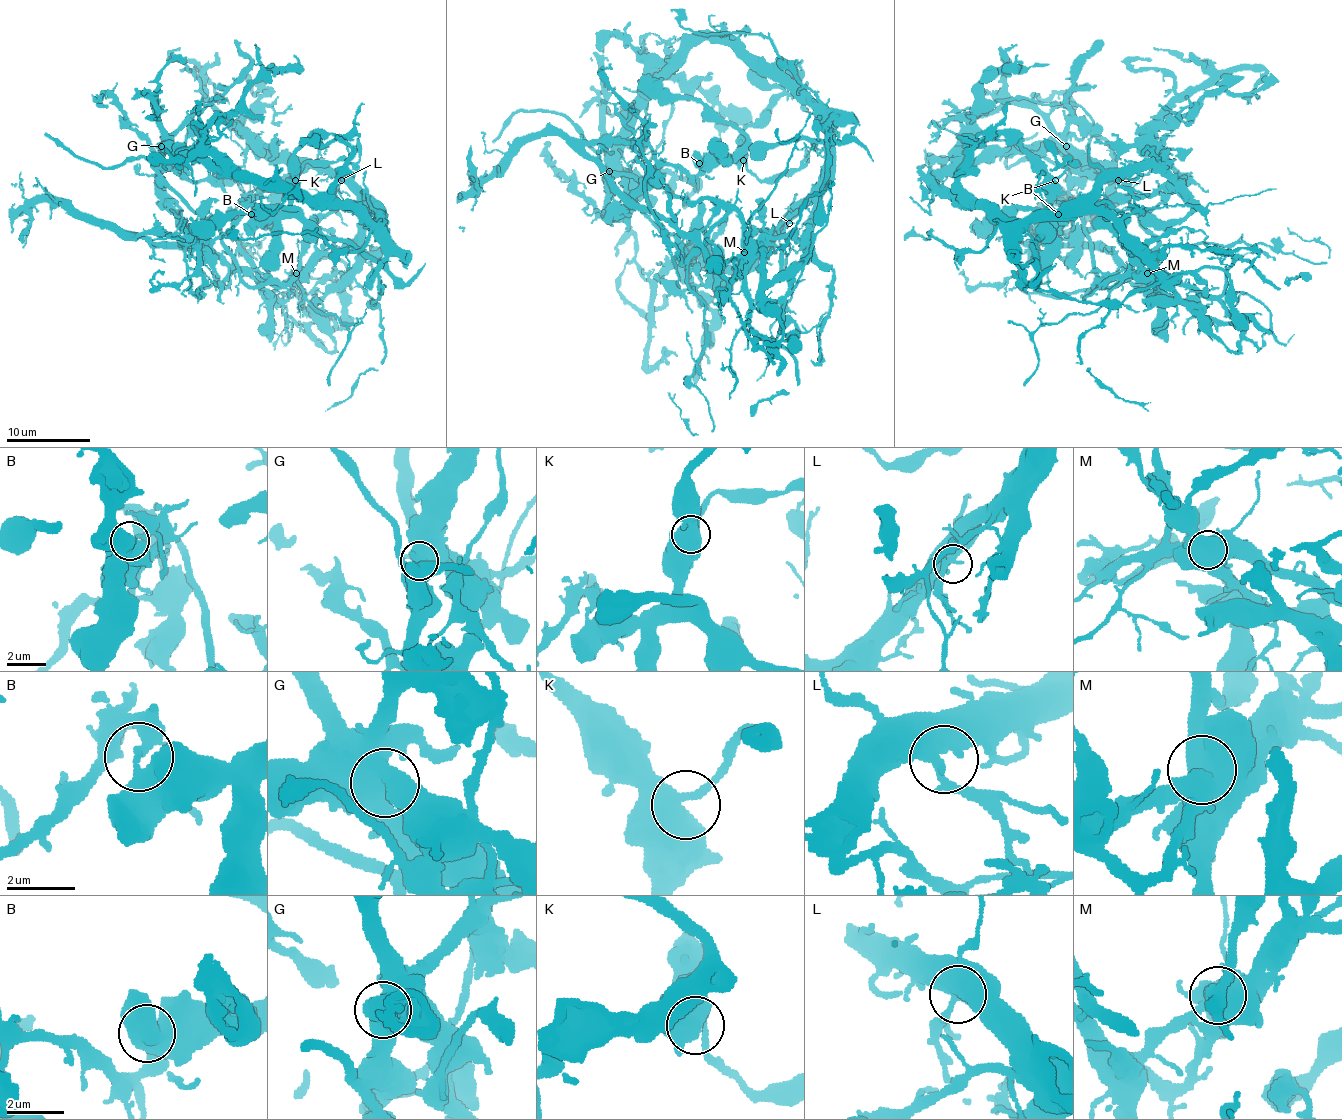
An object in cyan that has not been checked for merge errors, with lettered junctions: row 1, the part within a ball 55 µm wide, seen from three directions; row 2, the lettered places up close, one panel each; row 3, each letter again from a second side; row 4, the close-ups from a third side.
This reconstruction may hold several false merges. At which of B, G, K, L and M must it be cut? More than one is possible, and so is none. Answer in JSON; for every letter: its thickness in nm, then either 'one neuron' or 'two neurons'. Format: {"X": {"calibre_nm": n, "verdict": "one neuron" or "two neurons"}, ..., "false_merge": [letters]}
{"B": {"calibre_nm": 340, "verdict": "two neurons"}, "G": {"calibre_nm": 650, "verdict": "one neuron"}, "K": {"calibre_nm": 550, "verdict": "one neuron"}, "L": {"calibre_nm": 440, "verdict": "one neuron"}, "M": {"calibre_nm": 900, "verdict": "two neurons"}, "false_merge": ["B", "M"]}

